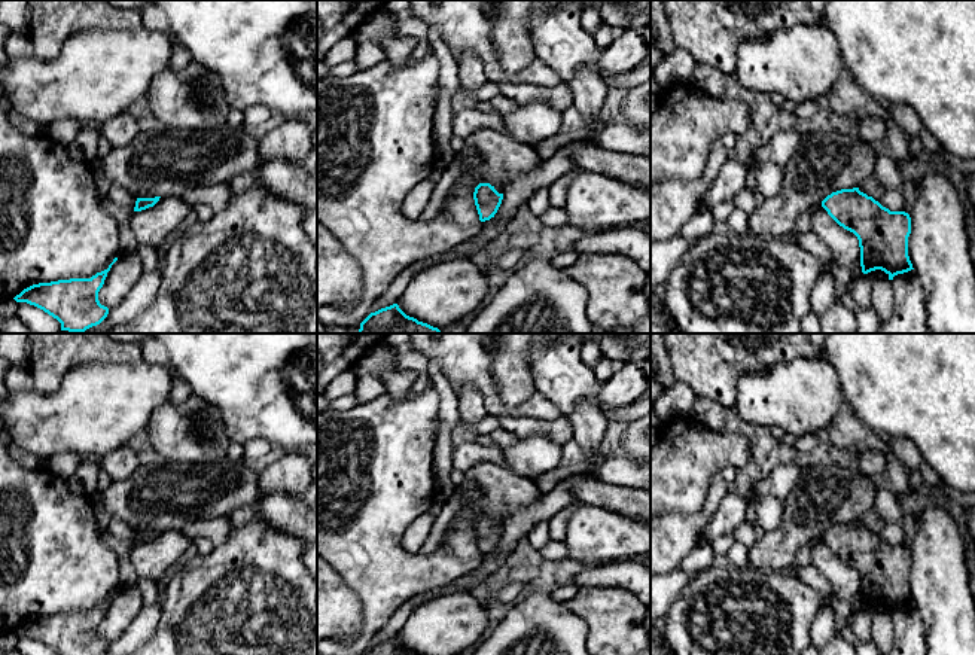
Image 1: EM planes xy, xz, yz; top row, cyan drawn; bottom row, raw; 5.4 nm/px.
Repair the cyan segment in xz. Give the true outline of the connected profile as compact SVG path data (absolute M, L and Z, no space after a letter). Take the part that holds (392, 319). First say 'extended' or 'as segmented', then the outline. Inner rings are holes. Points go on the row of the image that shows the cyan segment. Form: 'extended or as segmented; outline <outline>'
as segmented; outline M397 304L371 313L357 333L441 333L438 328L406 316Z

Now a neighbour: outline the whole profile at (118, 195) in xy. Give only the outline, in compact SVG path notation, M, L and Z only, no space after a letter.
M104 185L104 192L113 204L134 211L137 198L118 185Z

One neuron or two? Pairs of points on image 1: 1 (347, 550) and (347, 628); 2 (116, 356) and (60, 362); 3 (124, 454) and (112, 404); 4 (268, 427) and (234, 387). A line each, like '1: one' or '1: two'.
1: two
2: one
3: two
4: one

